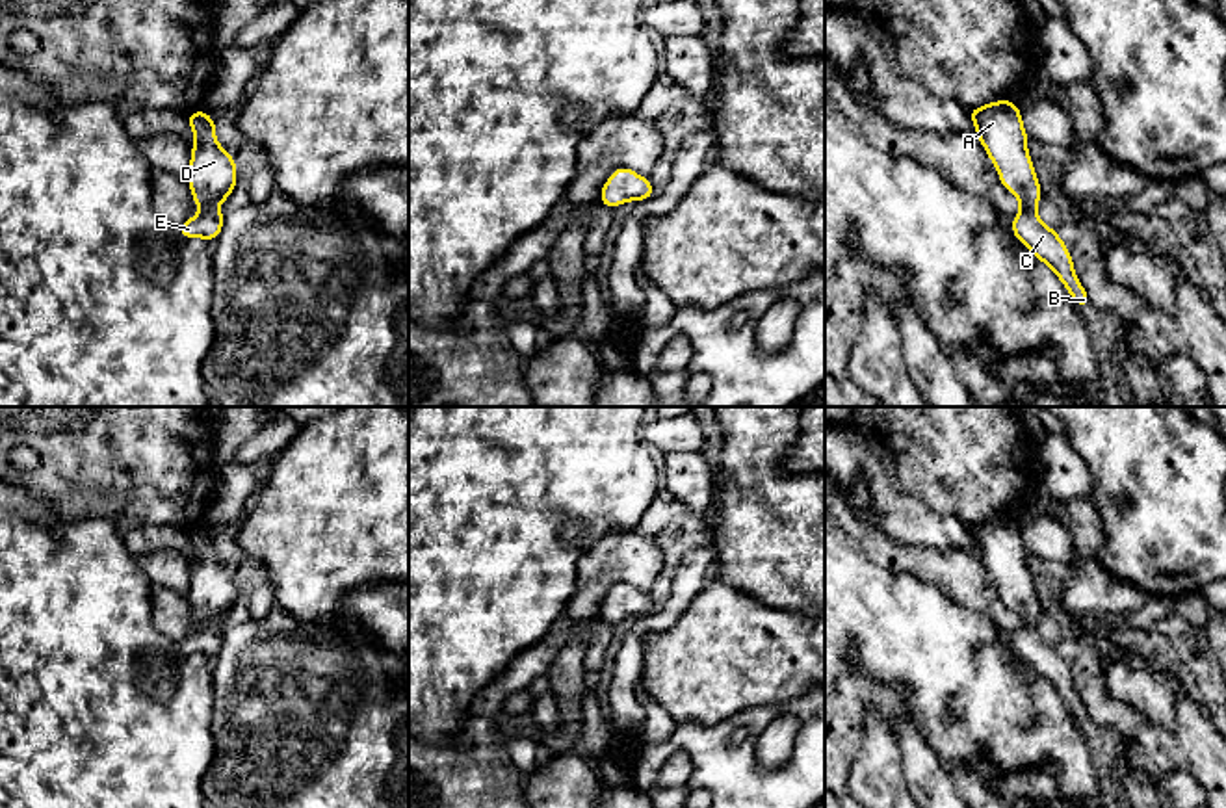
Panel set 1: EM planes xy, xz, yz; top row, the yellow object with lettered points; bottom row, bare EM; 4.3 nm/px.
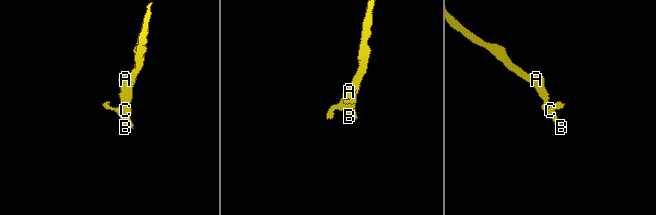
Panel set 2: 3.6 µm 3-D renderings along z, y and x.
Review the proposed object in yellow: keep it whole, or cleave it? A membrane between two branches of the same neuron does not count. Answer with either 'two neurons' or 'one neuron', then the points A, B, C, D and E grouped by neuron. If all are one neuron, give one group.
one neuron; A B C D E

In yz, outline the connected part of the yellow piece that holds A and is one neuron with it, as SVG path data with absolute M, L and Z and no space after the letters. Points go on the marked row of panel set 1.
M996 100L968 110L968 113L977 130L977 139L999 173L1003 188L1022 204L1022 210L1012 217L1014 238L1055 271L1076 306L1090 306L1092 303L1074 271L1068 247L1057 230L1046 227L1035 212L1042 189L1027 152L1027 132L1024 130L1020 108L1012 100Z

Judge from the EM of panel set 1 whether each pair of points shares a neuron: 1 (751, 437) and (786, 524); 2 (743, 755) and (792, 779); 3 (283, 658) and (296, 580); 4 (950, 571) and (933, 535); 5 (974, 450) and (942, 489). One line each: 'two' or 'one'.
1: one
2: one
3: two
4: two
5: one

